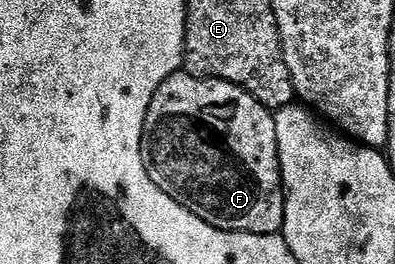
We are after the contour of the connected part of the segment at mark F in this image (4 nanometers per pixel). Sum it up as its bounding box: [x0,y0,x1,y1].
[140,71,284,234]

